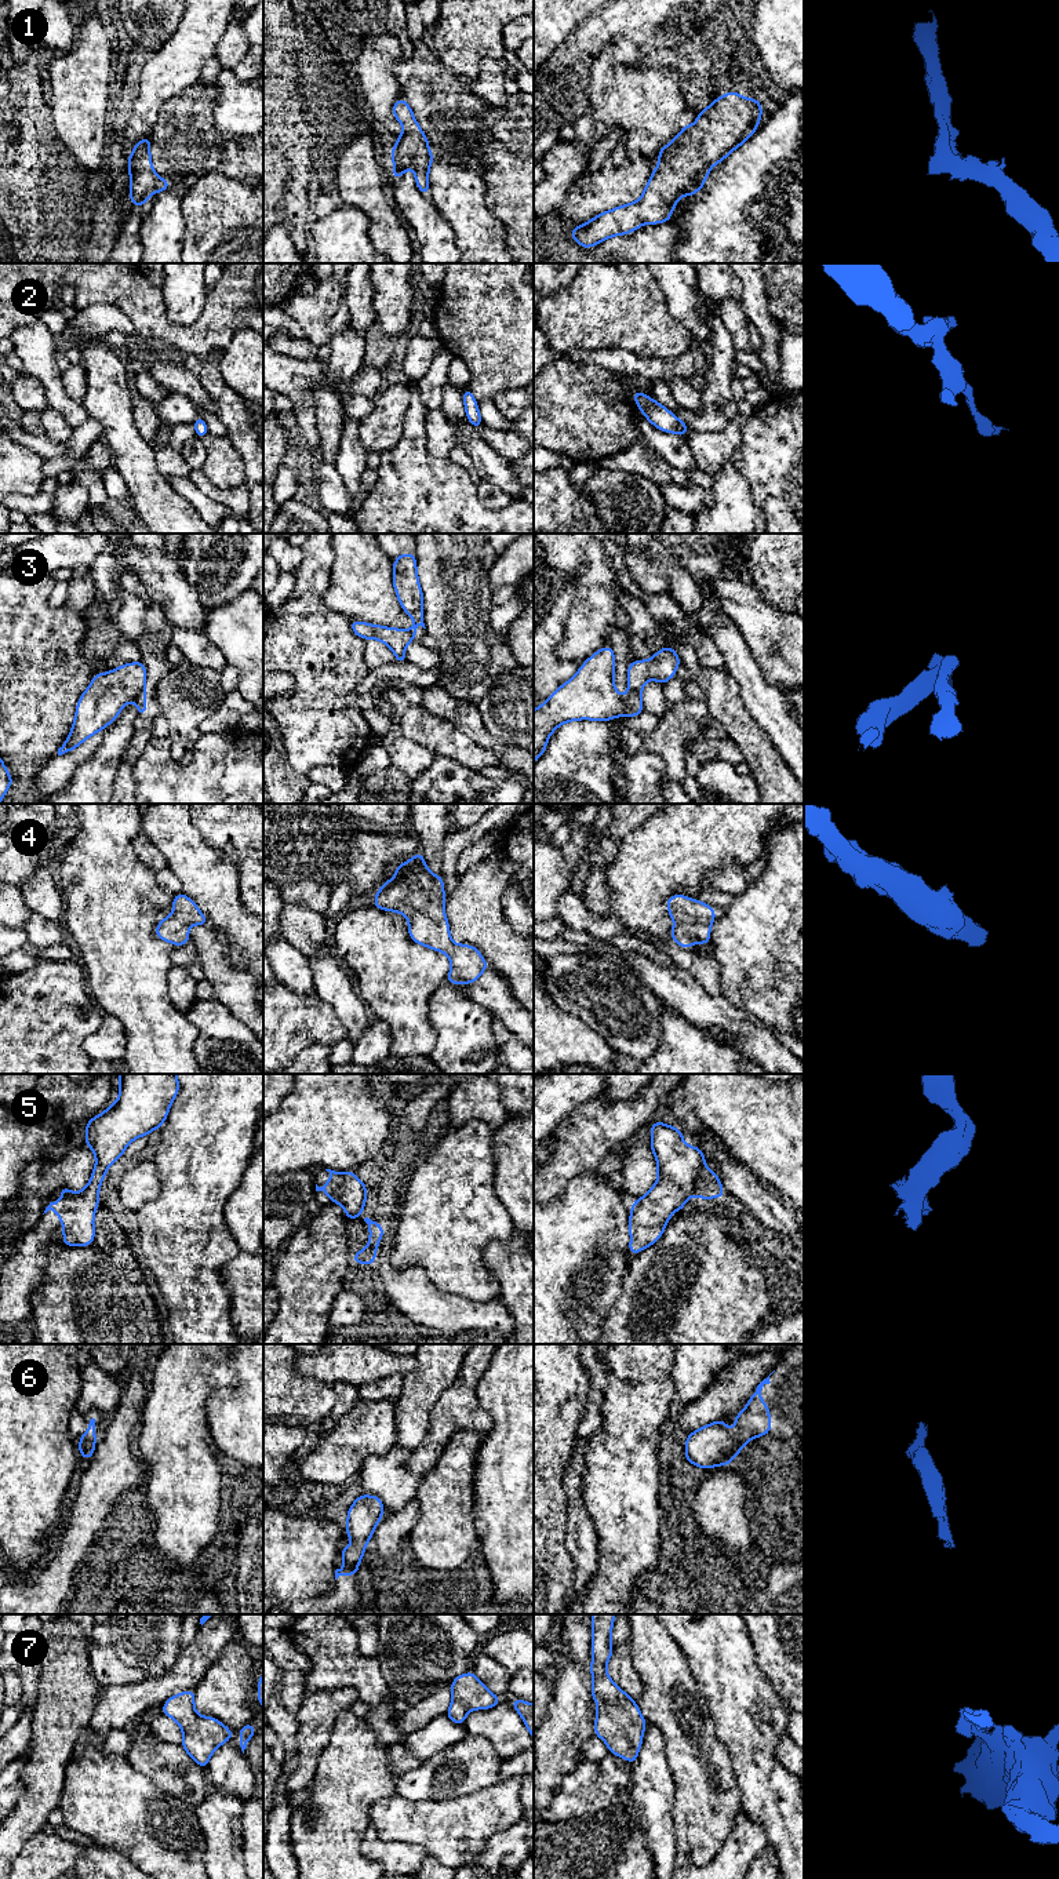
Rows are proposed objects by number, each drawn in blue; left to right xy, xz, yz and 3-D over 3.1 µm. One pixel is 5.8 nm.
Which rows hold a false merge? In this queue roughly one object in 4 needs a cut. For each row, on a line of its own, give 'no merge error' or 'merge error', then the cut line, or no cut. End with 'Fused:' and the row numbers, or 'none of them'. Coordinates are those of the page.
1: no merge error; cut none
2: no merge error; cut none
3: merge error; cut xy (144, 685), (134, 698)
4: no merge error; cut none
5: no merge error; cut none
6: no merge error; cut none
7: no merge error; cut none
Fused: 3

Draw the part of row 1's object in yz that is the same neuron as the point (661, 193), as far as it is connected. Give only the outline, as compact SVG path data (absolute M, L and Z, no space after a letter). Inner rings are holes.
M736 91L721 95L696 116L694 125L681 127L680 134L669 145L662 146L658 153L660 163L649 176L638 201L596 215L589 222L574 227L571 238L587 250L609 237L629 234L645 223L659 225L670 221L680 197L692 196L703 187L710 168L721 163L756 132L761 114L763 108L758 98L745 98Z

